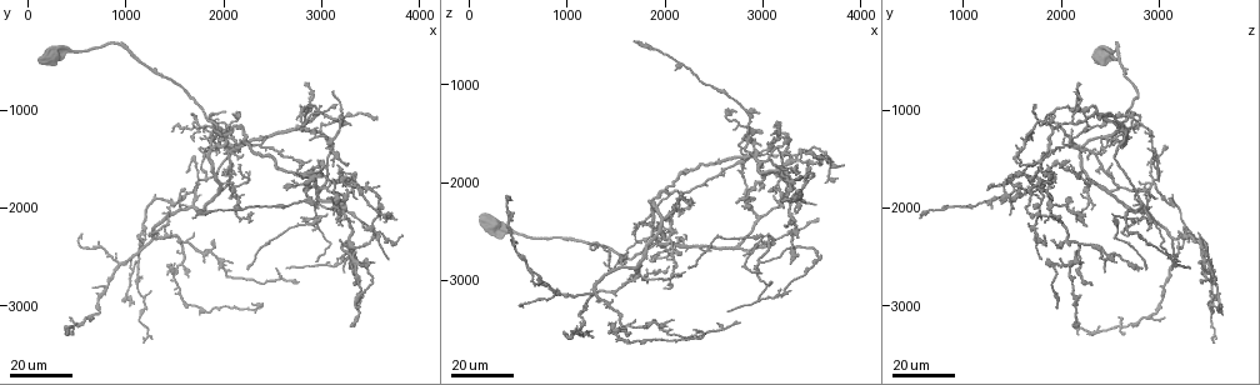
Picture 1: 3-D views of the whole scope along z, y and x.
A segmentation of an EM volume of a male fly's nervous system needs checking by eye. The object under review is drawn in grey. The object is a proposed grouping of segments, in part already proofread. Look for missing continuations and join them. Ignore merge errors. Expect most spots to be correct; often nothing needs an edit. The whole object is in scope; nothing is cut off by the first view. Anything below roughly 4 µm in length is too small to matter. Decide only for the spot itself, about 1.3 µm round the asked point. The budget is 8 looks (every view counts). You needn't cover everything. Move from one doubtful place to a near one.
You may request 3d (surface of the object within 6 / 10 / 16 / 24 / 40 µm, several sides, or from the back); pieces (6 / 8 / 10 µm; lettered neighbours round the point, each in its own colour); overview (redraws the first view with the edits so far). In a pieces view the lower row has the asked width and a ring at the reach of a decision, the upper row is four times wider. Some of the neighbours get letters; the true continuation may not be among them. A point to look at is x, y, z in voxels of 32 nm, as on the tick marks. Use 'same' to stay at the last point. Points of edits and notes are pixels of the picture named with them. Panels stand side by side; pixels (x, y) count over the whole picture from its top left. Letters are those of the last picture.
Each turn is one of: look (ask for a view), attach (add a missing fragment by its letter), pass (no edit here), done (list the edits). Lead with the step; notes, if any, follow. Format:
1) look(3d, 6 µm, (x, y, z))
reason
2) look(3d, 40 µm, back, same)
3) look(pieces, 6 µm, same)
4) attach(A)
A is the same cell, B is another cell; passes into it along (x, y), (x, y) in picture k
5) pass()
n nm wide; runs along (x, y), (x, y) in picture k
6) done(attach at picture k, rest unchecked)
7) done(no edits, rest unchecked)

look(3d, 24 µm, (2260, 2640, 2860))

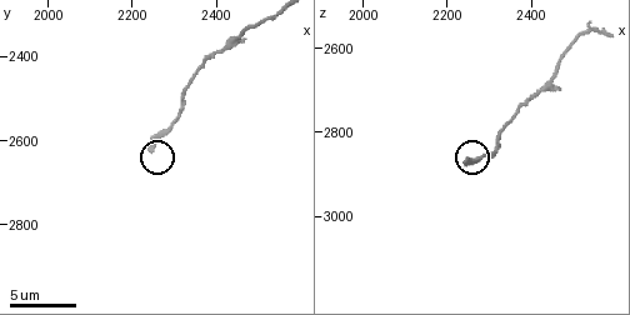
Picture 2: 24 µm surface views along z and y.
look(pieces, 10 µm, (2250, 2625, 2875))
what lies round it

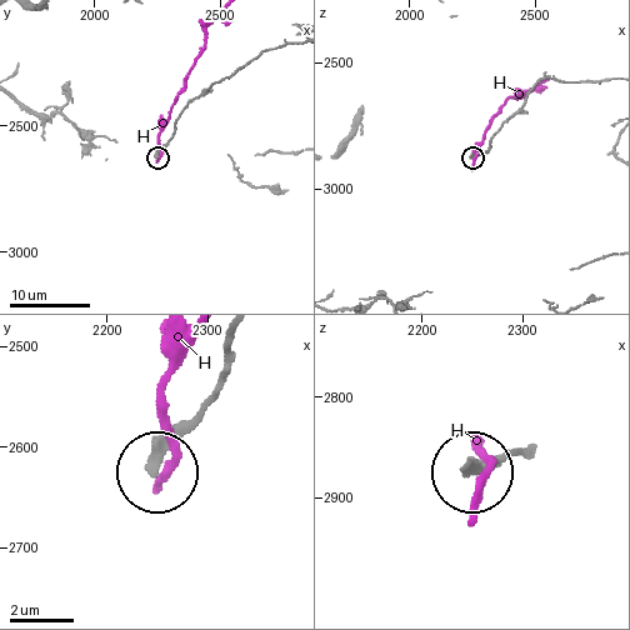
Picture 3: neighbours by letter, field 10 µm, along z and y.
pass()
270 nm wide; H is another cell; no lettered fragment goes on from it

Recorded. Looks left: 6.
look(3d, 24 µm, (1680, 2120, 580))
free end

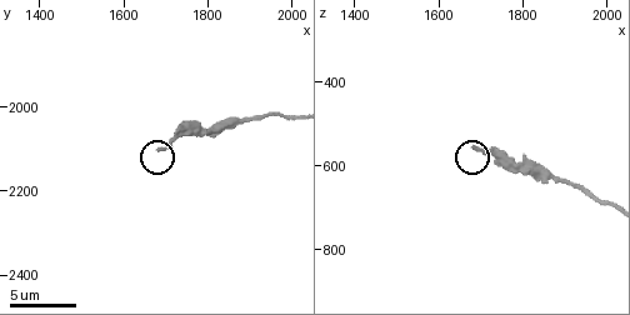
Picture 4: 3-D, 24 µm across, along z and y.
look(pieces, 6 µm, (1685, 2095, 560))
what lies round it

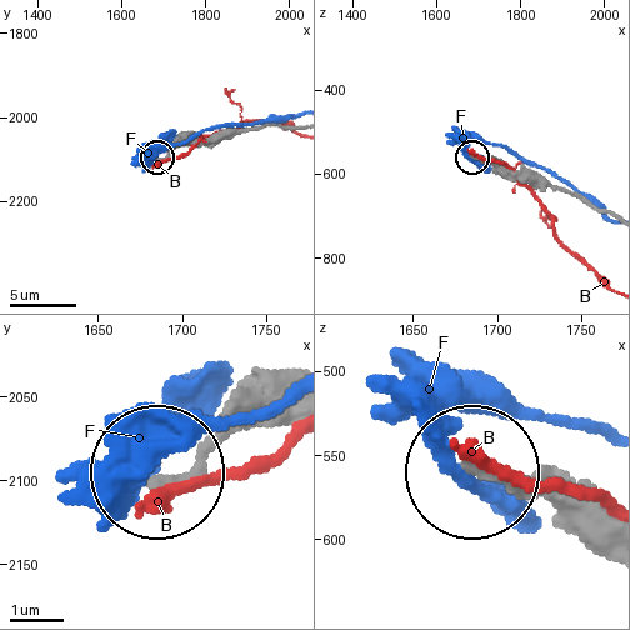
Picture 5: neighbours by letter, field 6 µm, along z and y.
pass()
170 nm wide; B and F are other cells; no lettered fragment goes on from it

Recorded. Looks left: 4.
look(3d, 16 µm, (2740, 1760, 1280))
an open end

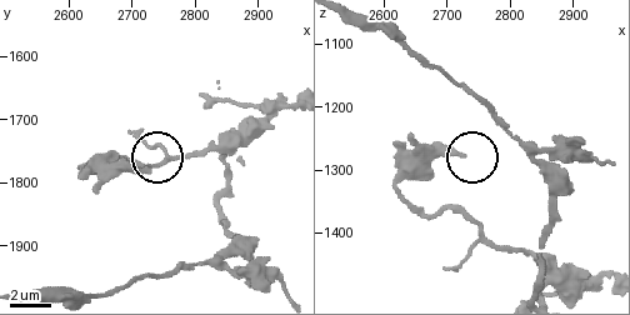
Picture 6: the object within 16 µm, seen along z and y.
look(pieces, 8 µm, (2725, 1785, 1275))

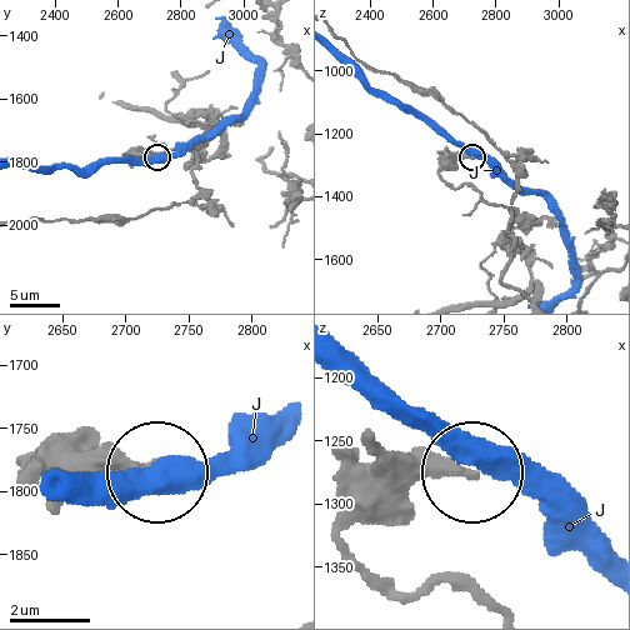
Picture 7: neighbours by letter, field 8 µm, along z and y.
pass()
260 nm wide; J is another cell; runs along (486, 604), (395, 594), (348, 546), (473, 476) in picture 7; no lettered fragment goes on from it

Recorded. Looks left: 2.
look(3d, 16 µm, (2940, 2580, 3200))
branch stops here

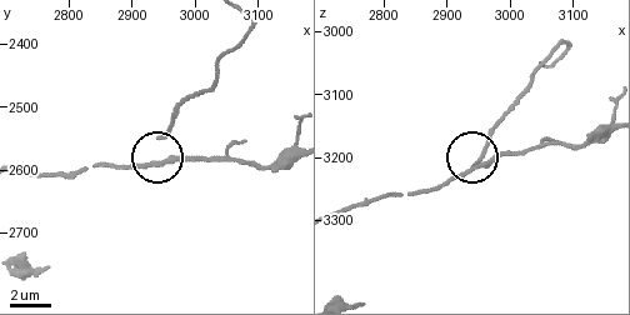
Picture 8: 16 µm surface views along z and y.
look(pieces, 8 µm, (2945, 2545, 3210))
what lies round it

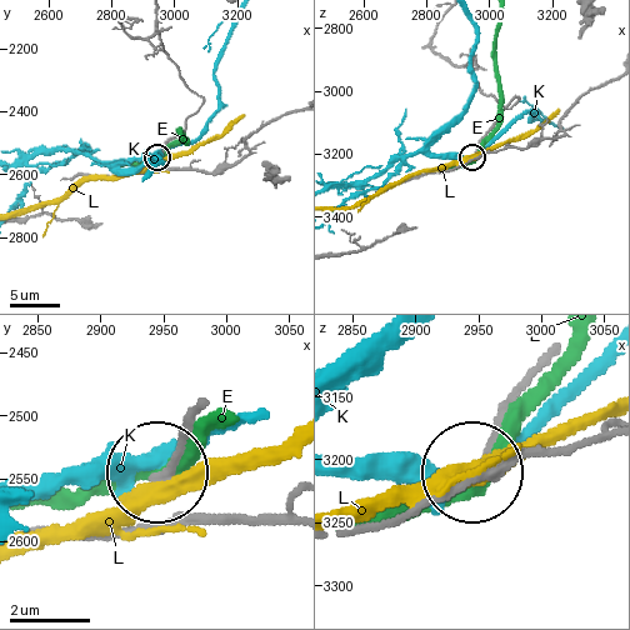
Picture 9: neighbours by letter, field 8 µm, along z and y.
pass()
E, K and L are other cells; none of them fits

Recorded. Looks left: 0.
done(no edits, rest unchecked)

